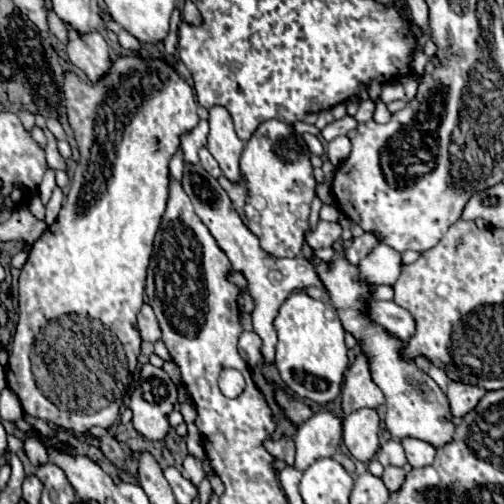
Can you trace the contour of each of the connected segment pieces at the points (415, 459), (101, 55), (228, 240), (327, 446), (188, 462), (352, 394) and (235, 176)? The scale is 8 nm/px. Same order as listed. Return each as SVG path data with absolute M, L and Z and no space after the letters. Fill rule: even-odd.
M403 438L401 444L405 448L407 462L413 468L429 466L433 462L433 458L435 458L435 446L431 446L429 442L423 442L423 440L417 440L417 438Z
M65 24L69 42L65 44L69 60L81 68L89 80L99 80L109 70L109 48L99 32L79 34L75 28Z
M185 164L185 174L183 174L183 190L193 202L195 214L201 218L201 222L209 228L211 236L217 240L219 248L227 254L231 268L235 272L241 272L247 280L247 294L253 298L255 308L251 312L253 318L253 330L261 338L261 356L263 364L273 364L275 362L275 344L277 344L277 332L275 332L275 316L279 306L295 292L295 290L307 290L311 286L317 286L319 290L325 292L325 300L329 300L329 294L317 276L315 266L305 260L303 256L297 258L275 258L269 252L265 252L259 246L259 238L243 224L241 216L235 212L233 202L229 200L227 192L221 188L221 184L201 168L201 164L189 166Z
M321 410L299 426L295 436L295 468L305 470L317 458L333 456L341 446L341 418L331 410Z
M187 456L187 458L185 458L185 462L183 462L183 466L181 466L181 472L183 472L185 478L193 480L195 484L199 484L199 482L205 478L205 472L203 472L201 462L199 462L197 458L193 458L193 456Z
M359 352L355 362L349 366L349 372L345 374L343 412L349 414L359 408L379 410L383 404L385 404L385 396L371 378L369 358L365 352Z
M223 106L209 110L209 142L207 150L213 154L213 158L219 162L223 176L231 182L241 180L241 168L239 158L243 152L243 142L237 138L233 130L233 122L229 112L225 112Z

